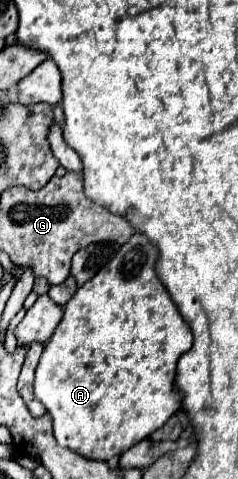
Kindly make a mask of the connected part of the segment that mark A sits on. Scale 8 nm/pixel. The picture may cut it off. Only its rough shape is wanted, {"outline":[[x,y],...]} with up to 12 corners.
{"outline":[[134,233],[64,305],[34,393],[124,453],[182,407],[192,331]]}

